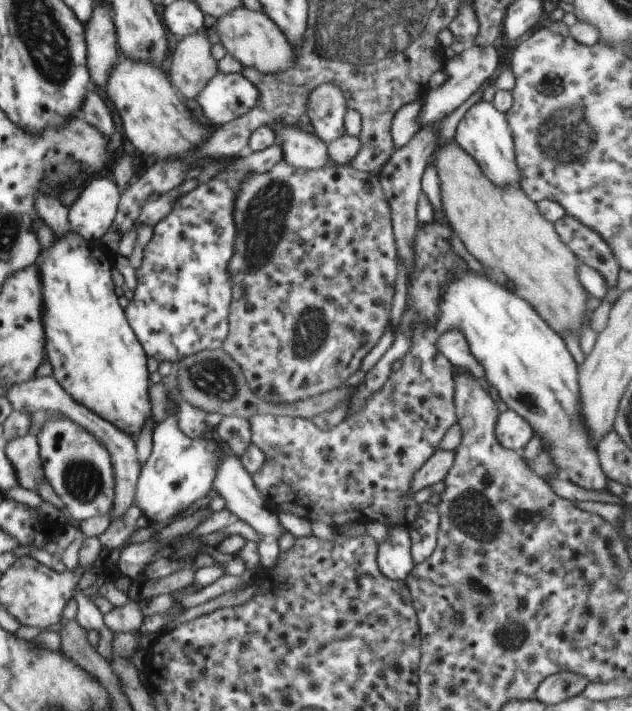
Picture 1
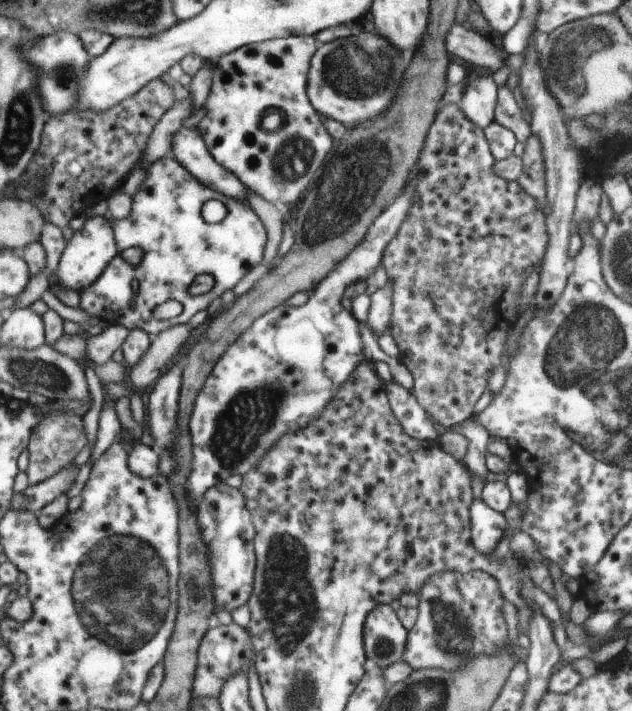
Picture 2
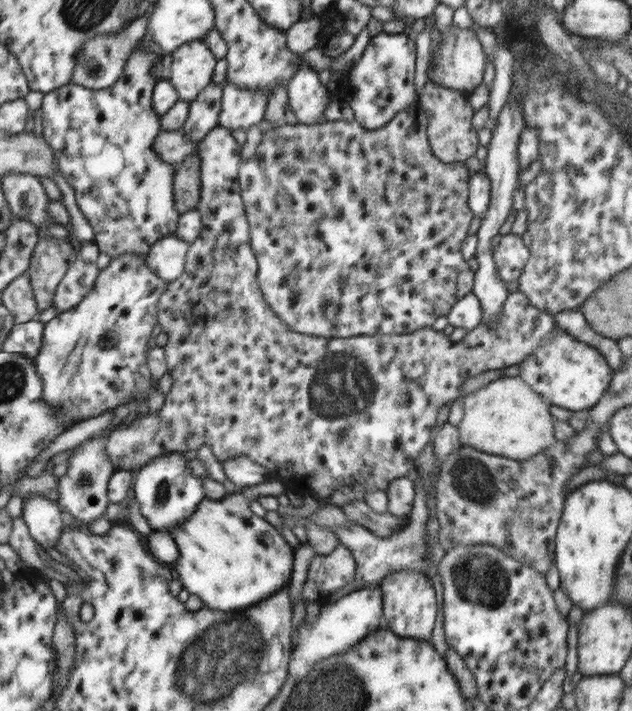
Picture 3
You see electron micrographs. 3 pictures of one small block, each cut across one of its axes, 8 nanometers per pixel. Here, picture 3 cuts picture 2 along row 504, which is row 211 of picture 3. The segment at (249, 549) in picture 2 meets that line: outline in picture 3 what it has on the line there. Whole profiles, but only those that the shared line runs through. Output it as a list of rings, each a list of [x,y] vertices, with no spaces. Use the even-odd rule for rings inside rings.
[[[216,127],[214,131],[200,144],[199,152],[202,157],[202,181],[203,200],[200,201],[199,208],[203,213],[203,234],[196,242],[192,243],[192,249],[188,257],[186,272],[174,282],[169,283],[168,290],[162,295],[159,302],[159,321],[163,330],[169,333],[169,342],[165,346],[168,353],[169,373],[176,379],[173,389],[166,395],[165,404],[158,415],[150,413],[141,415],[141,419],[129,425],[120,425],[108,437],[107,451],[111,461],[115,464],[116,472],[120,470],[132,470],[138,472],[149,462],[170,452],[191,452],[192,454],[202,448],[210,446],[215,452],[219,462],[224,462],[229,458],[237,456],[247,456],[255,460],[258,464],[265,466],[269,472],[276,472],[276,476],[281,476],[287,482],[292,480],[296,484],[302,484],[310,490],[303,492],[305,496],[314,494],[326,505],[345,505],[352,499],[364,501],[367,494],[373,490],[386,490],[390,482],[400,477],[408,476],[408,472],[414,468],[414,460],[417,460],[422,450],[432,442],[432,428],[436,424],[436,414],[438,410],[454,402],[461,397],[462,384],[469,378],[478,376],[487,370],[503,369],[513,364],[520,364],[527,360],[533,350],[539,348],[543,342],[552,340],[559,332],[564,331],[557,325],[555,316],[547,311],[540,310],[539,307],[532,306],[527,295],[519,290],[510,293],[503,302],[501,311],[495,323],[489,327],[486,323],[480,323],[473,329],[467,330],[466,336],[454,344],[443,331],[436,331],[431,327],[416,330],[408,334],[377,334],[372,338],[320,338],[319,336],[306,336],[298,331],[288,330],[288,326],[272,312],[268,302],[264,302],[262,292],[256,284],[256,272],[258,272],[258,262],[252,252],[240,252],[240,250],[250,250],[250,220],[242,197],[242,187],[238,186],[238,164],[240,164],[240,144],[232,138],[230,130],[226,127]]]

